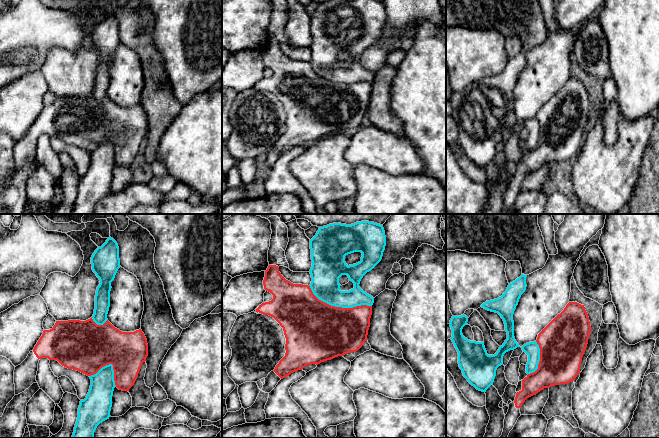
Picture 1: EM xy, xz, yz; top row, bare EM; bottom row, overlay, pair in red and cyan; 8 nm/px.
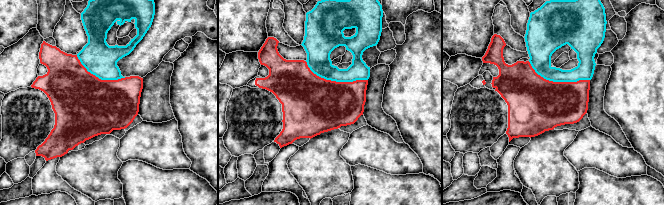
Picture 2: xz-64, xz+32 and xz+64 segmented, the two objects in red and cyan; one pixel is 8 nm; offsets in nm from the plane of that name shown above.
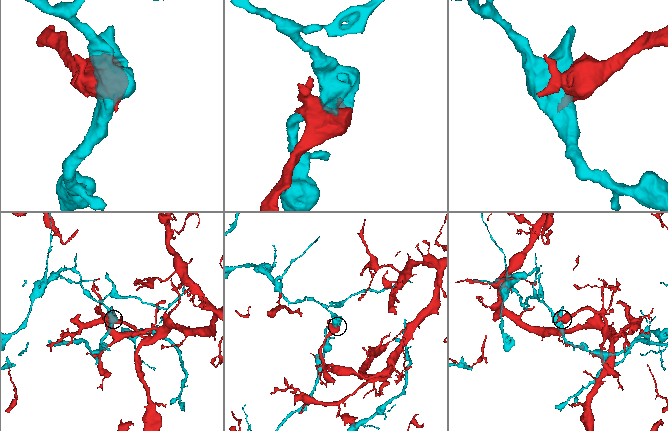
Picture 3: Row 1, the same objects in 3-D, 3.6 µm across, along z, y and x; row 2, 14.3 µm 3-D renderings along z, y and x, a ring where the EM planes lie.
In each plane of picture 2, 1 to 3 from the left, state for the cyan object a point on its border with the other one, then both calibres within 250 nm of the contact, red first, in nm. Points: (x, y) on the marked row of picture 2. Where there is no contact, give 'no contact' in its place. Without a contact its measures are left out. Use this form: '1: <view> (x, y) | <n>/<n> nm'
1: xz-64 (98, 78) | 500/260 nm
2: xz+32 (335, 81) | 460/190 nm
3: xz+64 (557, 82) | 440/180 nm

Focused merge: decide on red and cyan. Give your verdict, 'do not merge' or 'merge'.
do not merge

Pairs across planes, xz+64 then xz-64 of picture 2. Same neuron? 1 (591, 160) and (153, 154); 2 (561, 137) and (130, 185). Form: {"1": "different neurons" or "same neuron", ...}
{"1": "same neuron", "2": "different neurons"}

